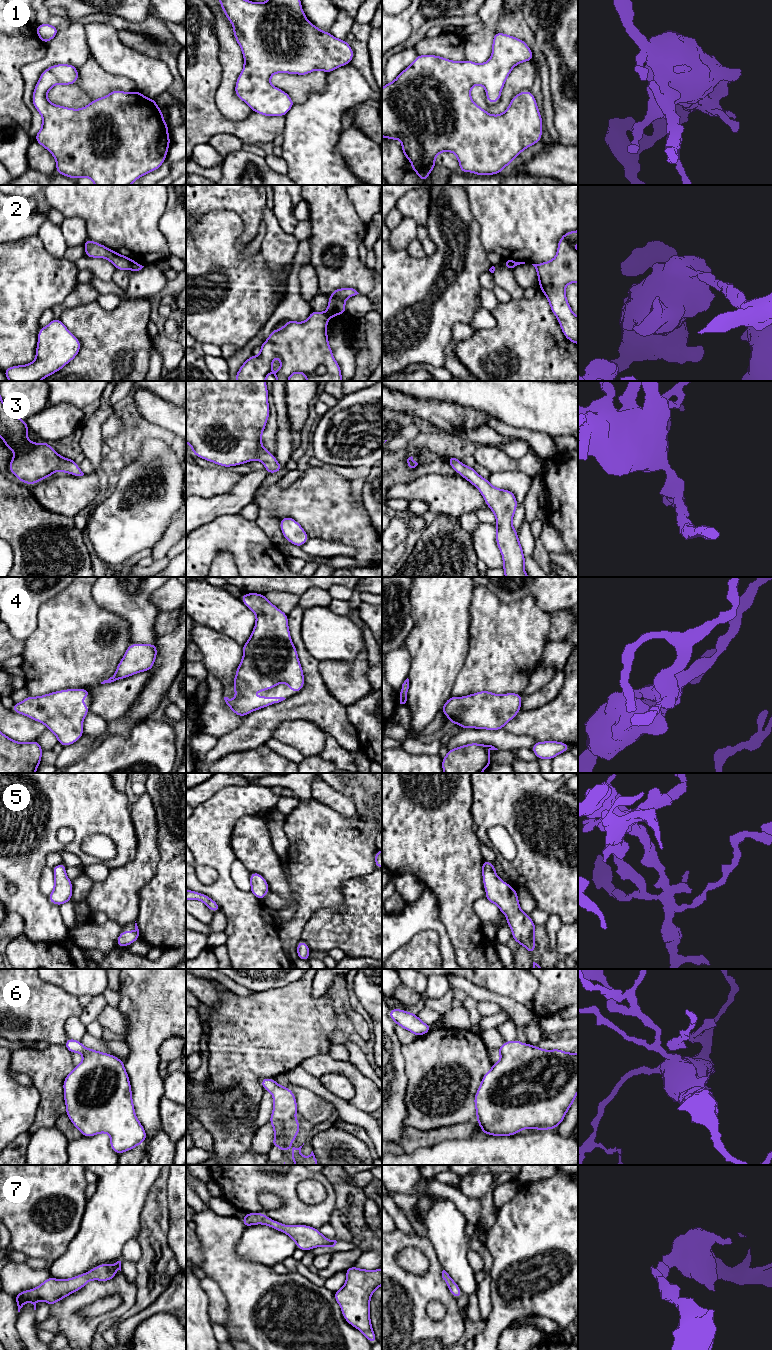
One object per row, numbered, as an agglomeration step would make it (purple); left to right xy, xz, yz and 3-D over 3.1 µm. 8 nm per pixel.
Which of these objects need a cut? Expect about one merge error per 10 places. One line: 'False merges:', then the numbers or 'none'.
False merges: 2

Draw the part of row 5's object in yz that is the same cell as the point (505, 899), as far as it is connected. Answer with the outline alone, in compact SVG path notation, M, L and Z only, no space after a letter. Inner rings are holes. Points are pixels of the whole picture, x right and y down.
M484 859L482 877L487 894L485 900L496 904L500 912L505 914L507 925L512 930L512 938L532 955L536 948L534 940L536 925L530 916L521 910L516 890L497 876L494 864Z

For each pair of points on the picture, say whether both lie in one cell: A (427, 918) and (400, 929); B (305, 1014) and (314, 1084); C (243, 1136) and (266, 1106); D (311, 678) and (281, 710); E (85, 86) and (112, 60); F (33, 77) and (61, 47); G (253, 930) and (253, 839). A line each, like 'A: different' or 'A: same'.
A: same
B: different
C: different
D: same
E: different
F: same
G: different

